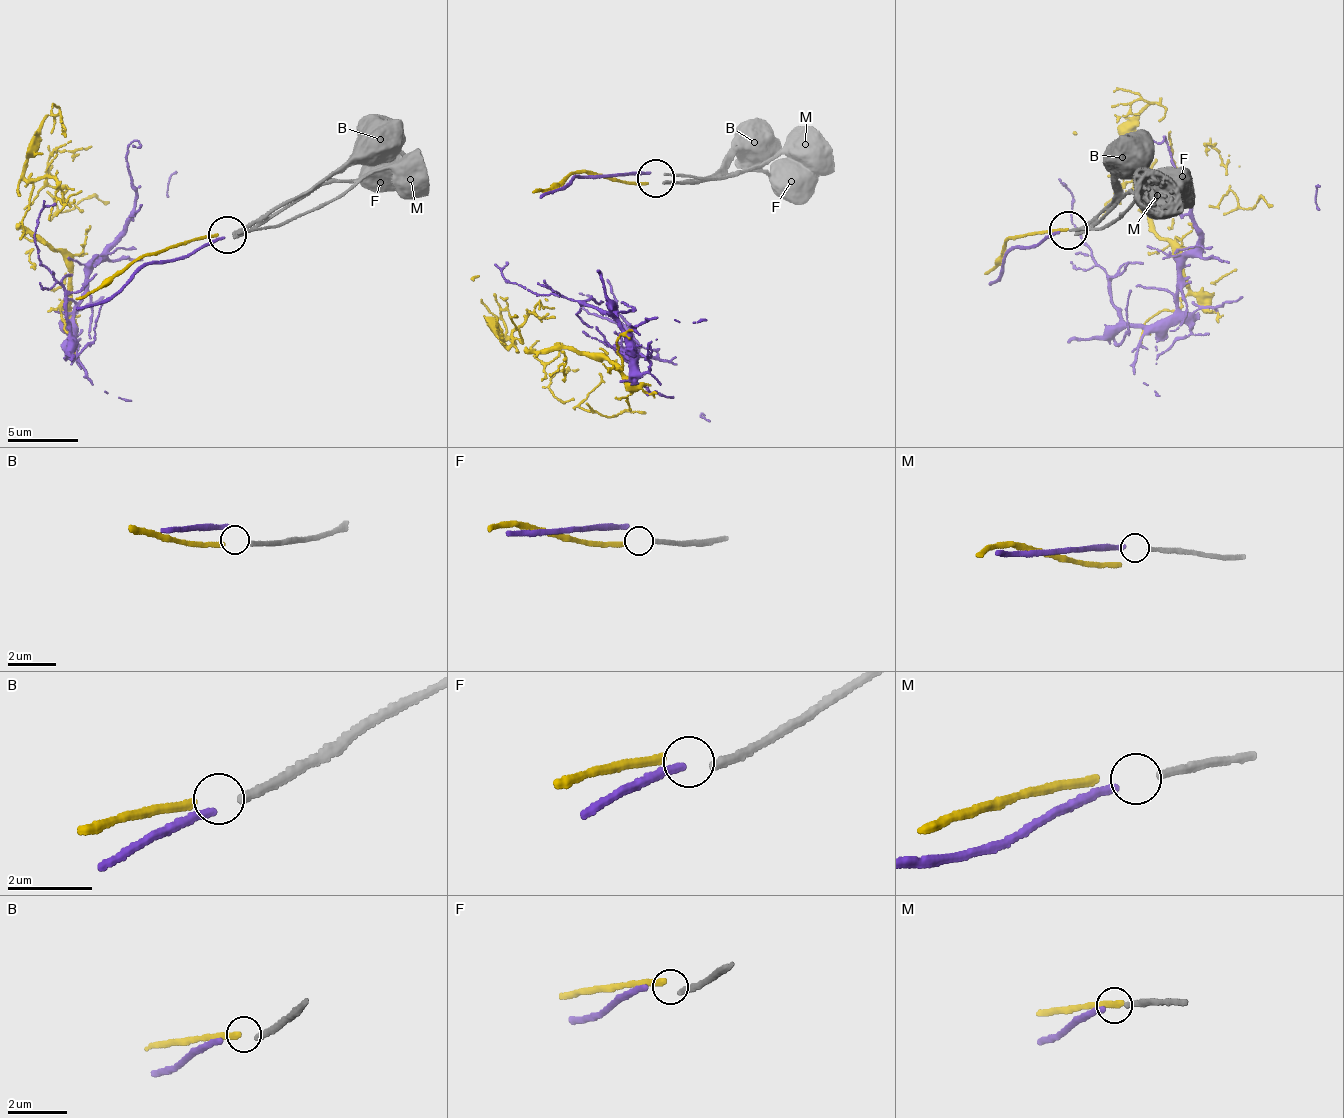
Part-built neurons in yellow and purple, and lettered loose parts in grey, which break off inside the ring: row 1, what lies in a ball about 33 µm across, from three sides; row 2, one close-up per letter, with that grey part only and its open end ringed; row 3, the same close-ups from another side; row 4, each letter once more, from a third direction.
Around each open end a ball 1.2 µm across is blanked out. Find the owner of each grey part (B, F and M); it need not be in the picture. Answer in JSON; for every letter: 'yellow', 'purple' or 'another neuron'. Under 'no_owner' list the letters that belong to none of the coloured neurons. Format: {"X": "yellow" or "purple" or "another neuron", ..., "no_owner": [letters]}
{"B": "another neuron", "F": "another neuron", "M": "purple", "no_owner": ["B", "F"]}

